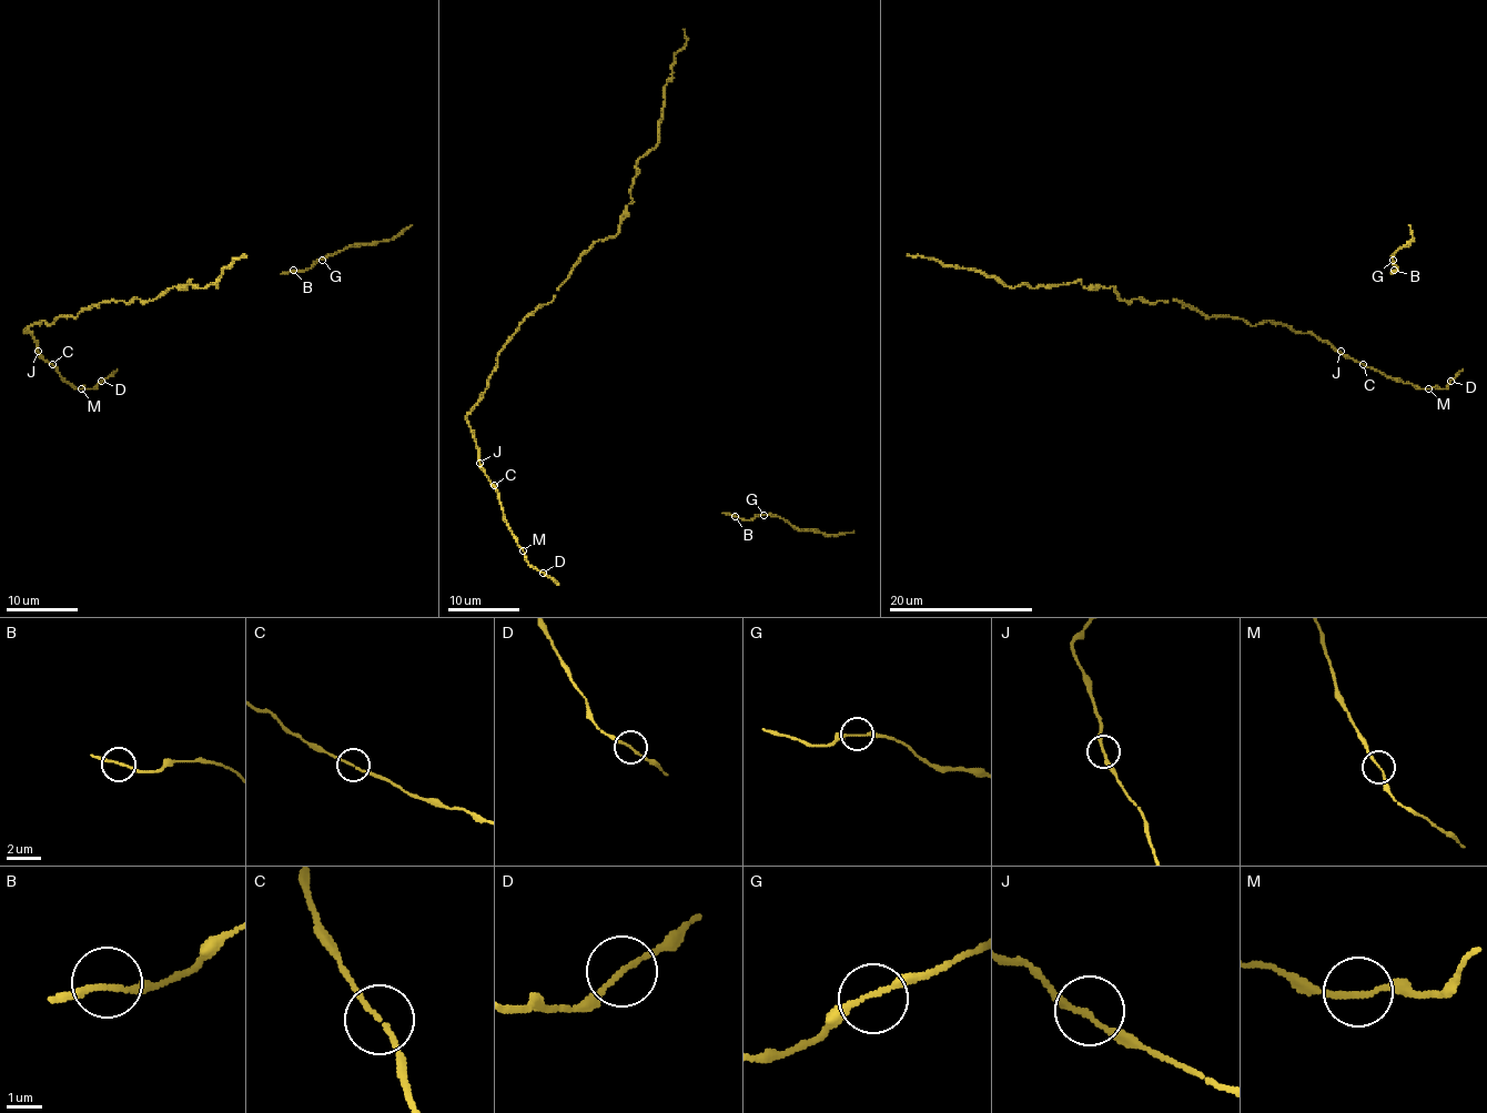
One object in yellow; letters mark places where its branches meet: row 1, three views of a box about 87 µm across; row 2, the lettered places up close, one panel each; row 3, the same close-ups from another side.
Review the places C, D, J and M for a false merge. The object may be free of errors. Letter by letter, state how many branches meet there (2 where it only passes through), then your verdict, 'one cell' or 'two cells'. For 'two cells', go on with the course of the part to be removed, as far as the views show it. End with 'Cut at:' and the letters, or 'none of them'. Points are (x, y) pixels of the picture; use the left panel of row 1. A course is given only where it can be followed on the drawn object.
C: 2 branches meet; one cell
D: 2 branches meet; one cell
J: 2 branches meet; one cell
M: 2 branches meet; one cell
Cut at: none of them

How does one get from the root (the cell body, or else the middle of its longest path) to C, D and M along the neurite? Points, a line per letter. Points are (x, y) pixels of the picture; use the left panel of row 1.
C: (34, 340), (38, 353), (52, 364)
D: (34, 340), (38, 353), (76, 388), (93, 388), (101, 382)
M: (34, 340), (38, 353), (69, 383), (81, 388)

